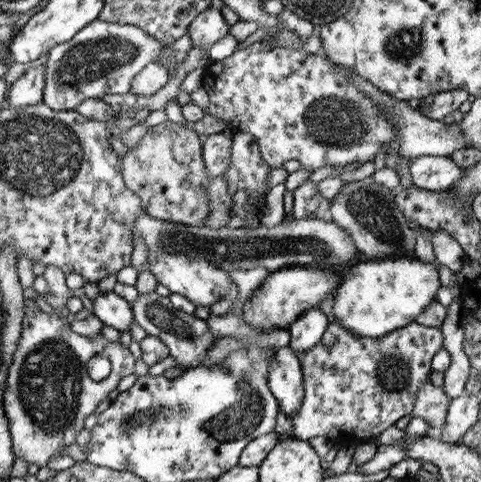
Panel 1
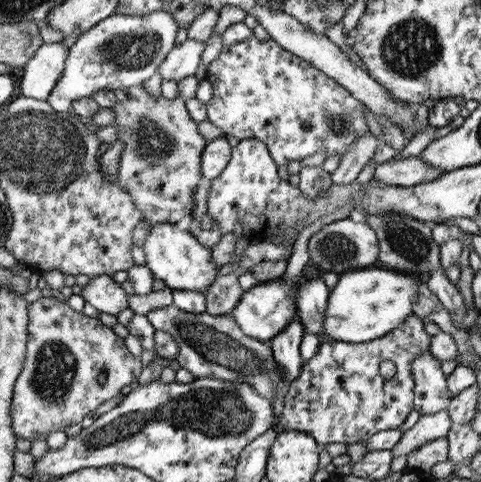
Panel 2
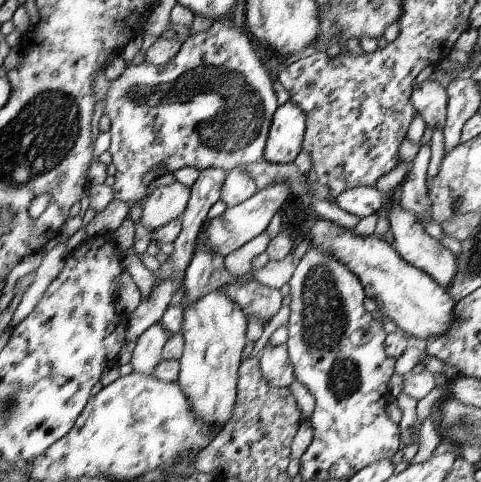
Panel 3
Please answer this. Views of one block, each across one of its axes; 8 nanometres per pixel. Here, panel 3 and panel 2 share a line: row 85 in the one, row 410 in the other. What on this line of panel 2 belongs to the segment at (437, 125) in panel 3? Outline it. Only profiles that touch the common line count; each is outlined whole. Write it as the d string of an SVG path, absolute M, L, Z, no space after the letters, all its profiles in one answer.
M421 350L411 360L411 372L415 380L415 398L413 410L425 414L435 414L447 408L447 380L439 368L439 360L431 350Z

